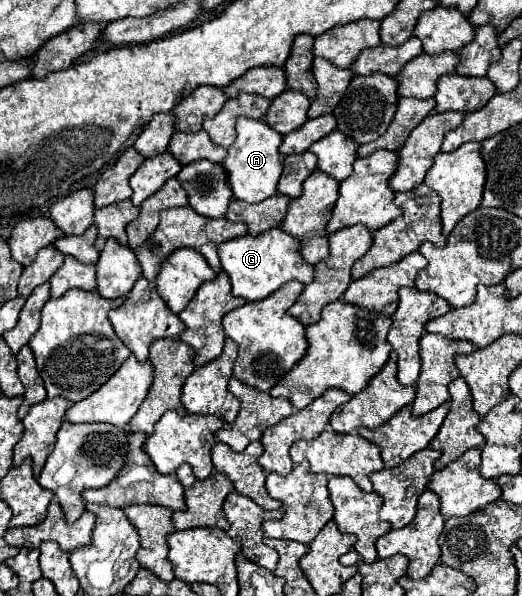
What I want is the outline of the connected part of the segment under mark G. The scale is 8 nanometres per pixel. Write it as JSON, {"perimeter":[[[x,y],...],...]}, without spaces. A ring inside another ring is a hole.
{"perimeter":[[[272,228],[258,236],[246,234],[228,240],[218,246],[218,254],[222,270],[230,276],[232,294],[242,296],[246,300],[262,300],[290,280],[308,284],[314,278],[314,266],[304,262],[304,258],[300,256],[300,248],[302,244],[294,236],[286,234],[282,228]]]}

